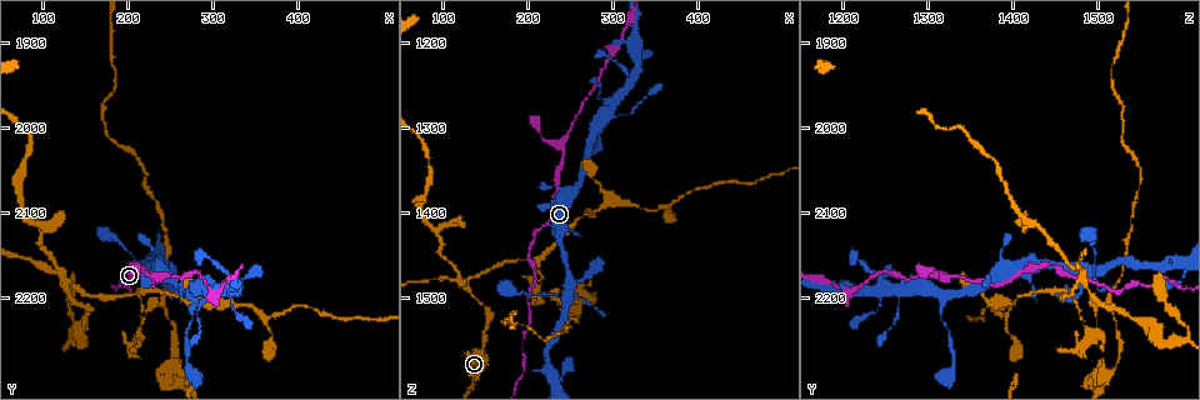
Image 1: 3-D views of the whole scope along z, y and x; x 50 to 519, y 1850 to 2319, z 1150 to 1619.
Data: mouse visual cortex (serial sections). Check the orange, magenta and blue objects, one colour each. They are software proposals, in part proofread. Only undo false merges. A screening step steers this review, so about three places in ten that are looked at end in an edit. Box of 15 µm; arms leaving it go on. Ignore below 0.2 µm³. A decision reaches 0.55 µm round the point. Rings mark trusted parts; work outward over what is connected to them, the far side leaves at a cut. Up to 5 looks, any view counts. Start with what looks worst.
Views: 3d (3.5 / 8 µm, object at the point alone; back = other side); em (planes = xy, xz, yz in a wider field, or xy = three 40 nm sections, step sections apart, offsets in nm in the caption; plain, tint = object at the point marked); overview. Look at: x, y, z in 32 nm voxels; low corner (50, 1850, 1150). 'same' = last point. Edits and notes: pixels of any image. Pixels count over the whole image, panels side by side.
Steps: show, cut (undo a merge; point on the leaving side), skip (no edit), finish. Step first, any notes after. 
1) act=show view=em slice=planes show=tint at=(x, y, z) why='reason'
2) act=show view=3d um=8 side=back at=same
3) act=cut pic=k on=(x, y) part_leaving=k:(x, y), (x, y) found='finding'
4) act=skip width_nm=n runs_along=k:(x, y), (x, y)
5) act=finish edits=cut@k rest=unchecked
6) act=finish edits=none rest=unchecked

act=show view=3d um=3.5 at=(140, 2250, 1595) why='sudden change in width'

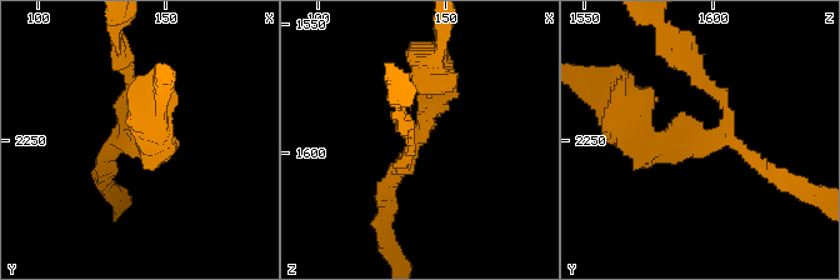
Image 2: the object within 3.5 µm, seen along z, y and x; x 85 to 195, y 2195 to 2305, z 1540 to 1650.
act=show view=em slice=xy step=2 show=tint at=(137, 2249, 1596)

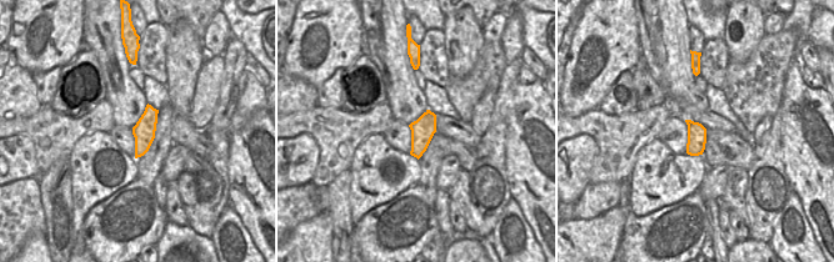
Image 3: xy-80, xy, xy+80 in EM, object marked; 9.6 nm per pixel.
act=skip runs_along=2:(410, 148), (433, 100), (433, 64) found='all the same cell'

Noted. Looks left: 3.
act=show view=em slice=xy step=5 show=tint at=(130, 2180, 1485) why='arms run side by side'

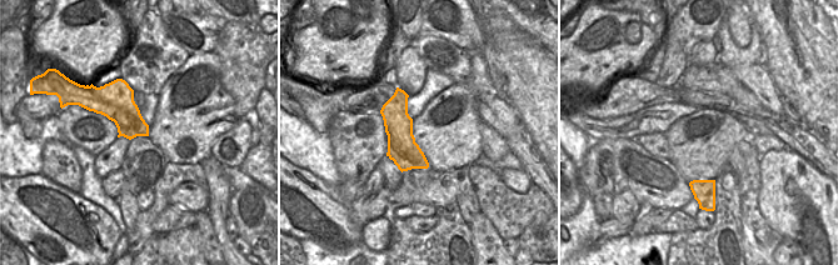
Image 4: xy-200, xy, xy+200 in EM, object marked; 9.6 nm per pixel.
act=show view=3d um=3.5 side=back at=same why='wider look'

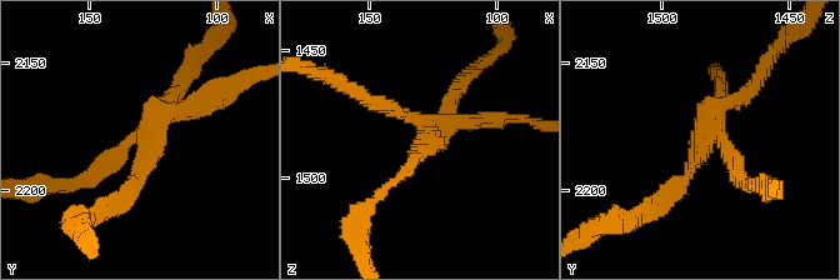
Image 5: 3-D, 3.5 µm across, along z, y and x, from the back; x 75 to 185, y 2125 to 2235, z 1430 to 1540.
act=cut pic=5 on=(500, 118) arms=4 arm_widths_nm=200,200,200,200 part_leaving=5:(419, 121), (323, 78) found='a second cell is stuck on'

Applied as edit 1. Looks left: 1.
act=finish edits=cut@5 rest=unchecked

